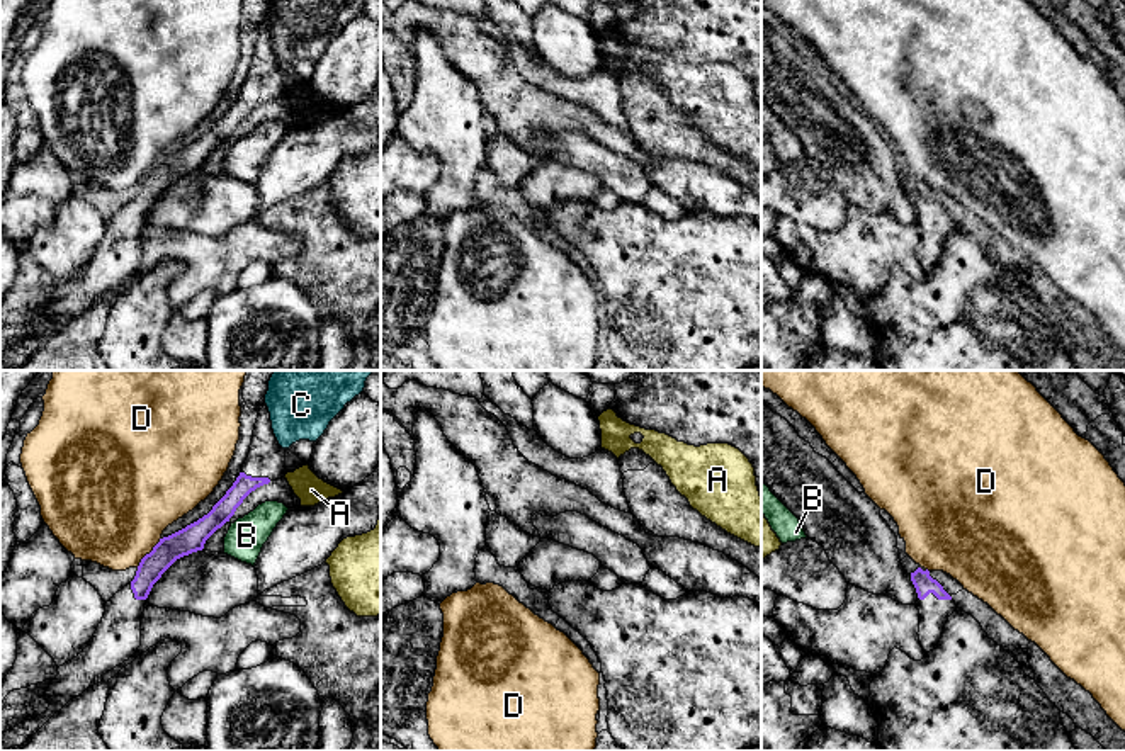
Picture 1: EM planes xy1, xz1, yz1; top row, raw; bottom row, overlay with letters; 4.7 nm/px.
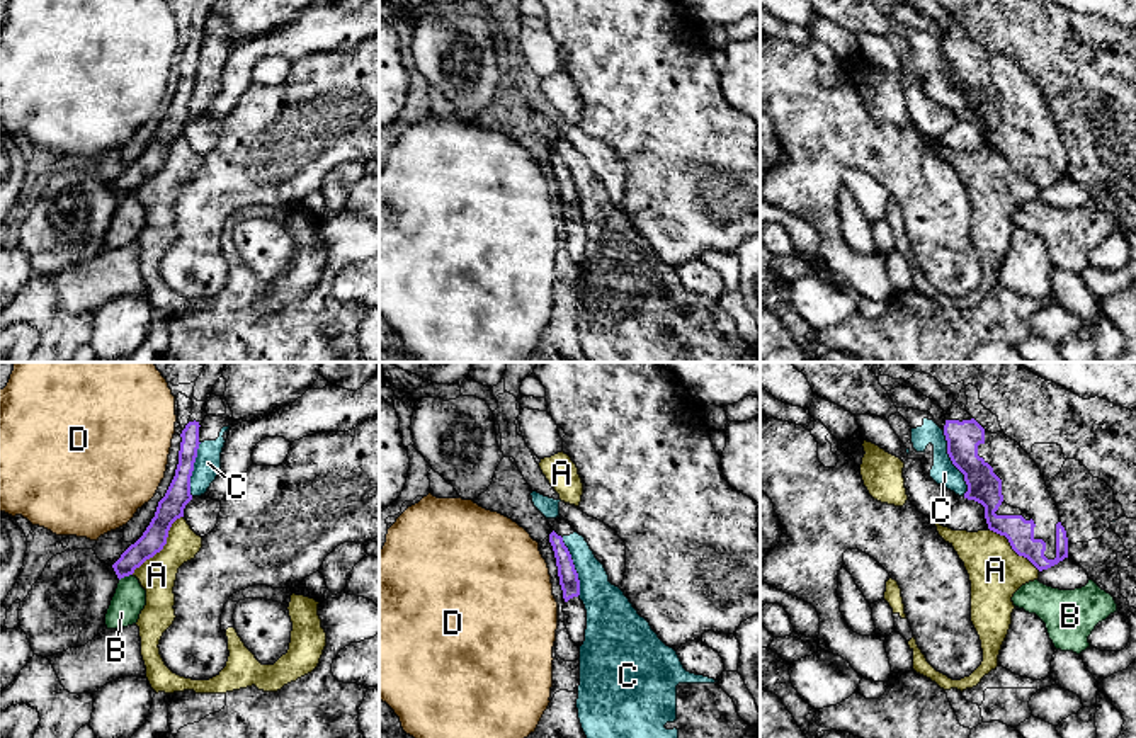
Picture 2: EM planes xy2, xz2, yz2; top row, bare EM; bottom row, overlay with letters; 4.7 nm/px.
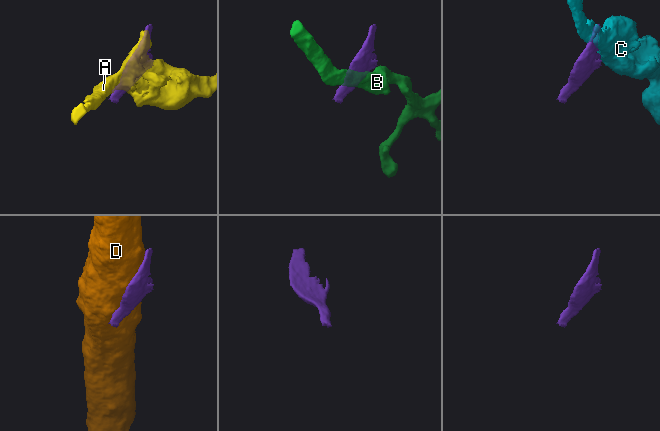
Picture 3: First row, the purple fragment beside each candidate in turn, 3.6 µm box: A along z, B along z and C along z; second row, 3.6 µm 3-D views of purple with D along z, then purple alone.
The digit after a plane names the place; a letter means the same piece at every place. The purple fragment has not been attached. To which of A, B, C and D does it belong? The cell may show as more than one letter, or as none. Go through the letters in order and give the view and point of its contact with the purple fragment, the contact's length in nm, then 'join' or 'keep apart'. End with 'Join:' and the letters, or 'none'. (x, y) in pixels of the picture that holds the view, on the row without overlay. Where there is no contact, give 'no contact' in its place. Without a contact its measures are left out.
A: meets purple in xy2 at (164, 164); contact 380 nm long; keep apart
B: meets purple in xy2 at (124, 194); contact 70 nm long; keep apart
C: meets purple in yz2 at (953, 82); contact 320 nm long; keep apart
D: meets purple in xy1 at (150, 172); contact 180 nm long; keep apart
Join: none

